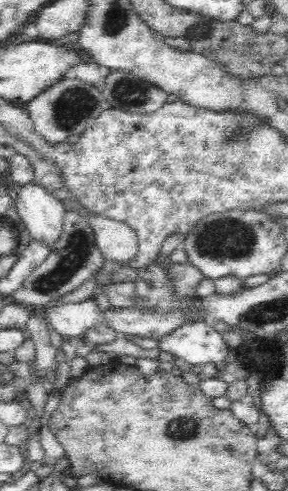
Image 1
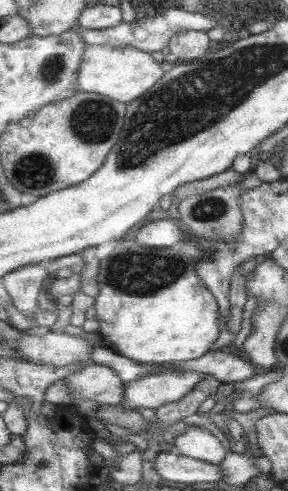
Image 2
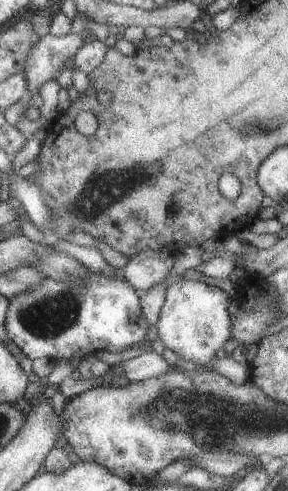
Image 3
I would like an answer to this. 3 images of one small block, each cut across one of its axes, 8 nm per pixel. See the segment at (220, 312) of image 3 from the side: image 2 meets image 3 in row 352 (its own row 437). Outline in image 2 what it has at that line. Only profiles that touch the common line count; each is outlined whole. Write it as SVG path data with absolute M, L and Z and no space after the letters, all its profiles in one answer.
M187 428L181 436L173 440L173 452L209 466L219 466L225 458L225 448L221 442L207 430L201 428Z

